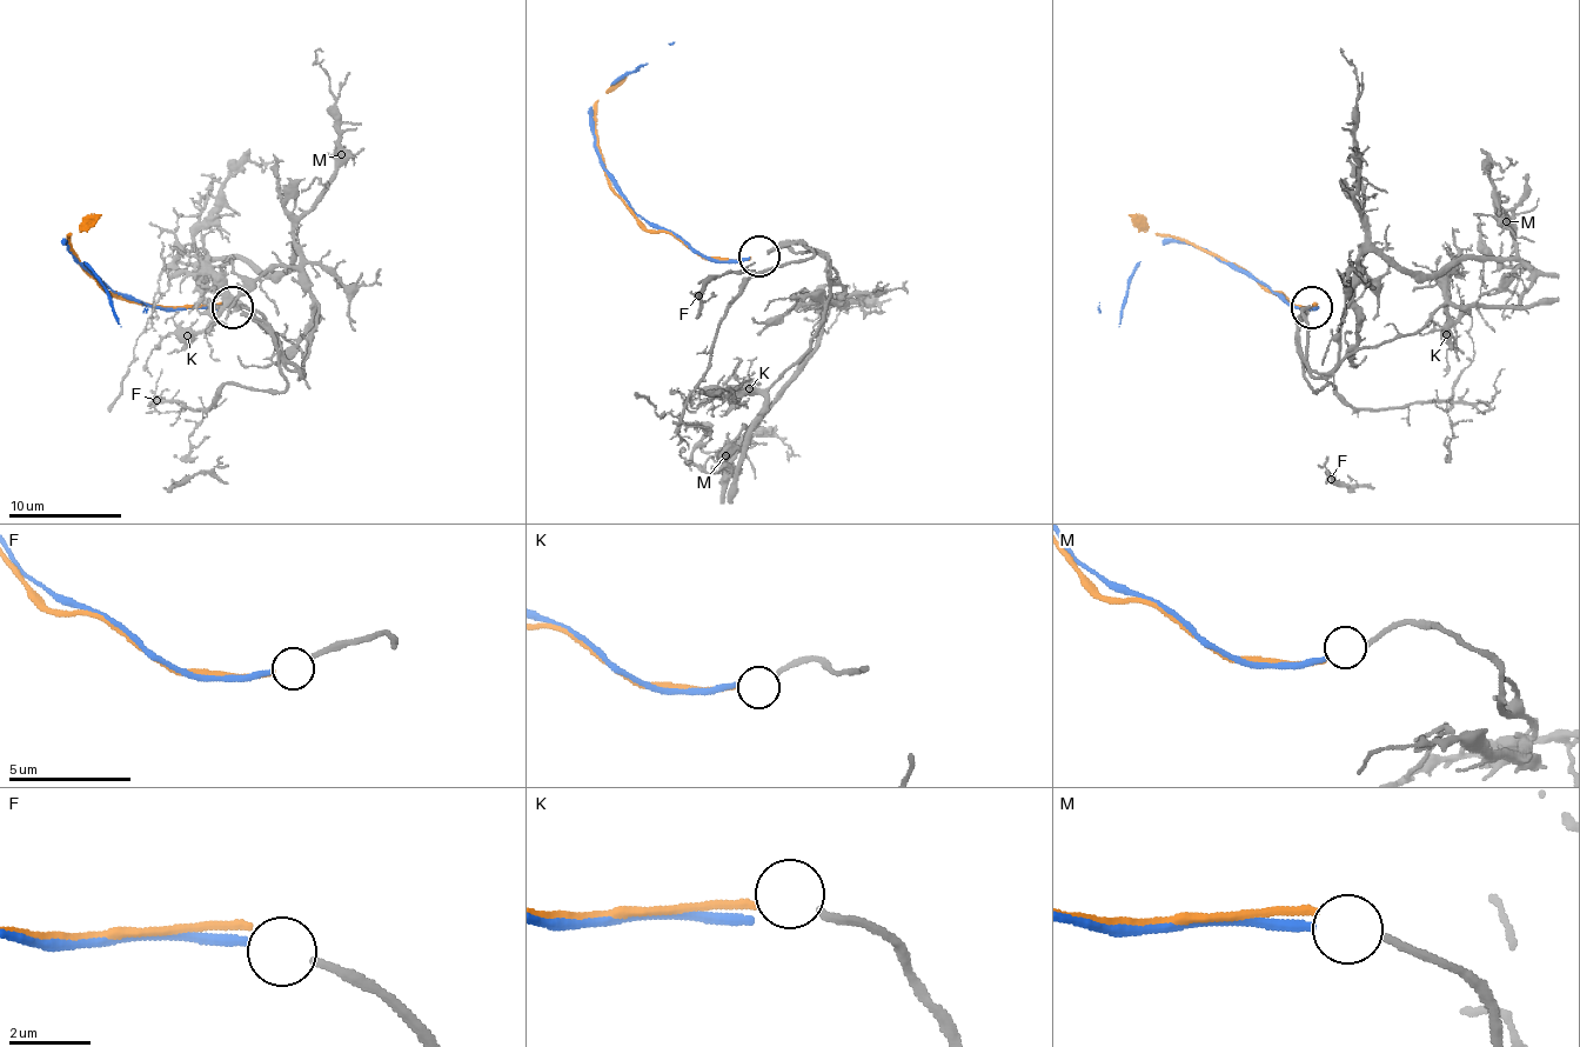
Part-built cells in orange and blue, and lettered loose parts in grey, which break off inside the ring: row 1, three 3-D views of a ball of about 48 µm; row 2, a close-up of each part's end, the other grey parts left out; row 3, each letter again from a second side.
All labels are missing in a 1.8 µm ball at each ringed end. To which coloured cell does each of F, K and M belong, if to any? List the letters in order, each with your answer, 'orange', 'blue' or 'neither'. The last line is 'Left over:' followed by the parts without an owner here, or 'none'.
F: neither
K: orange
M: blue
Left over: F

